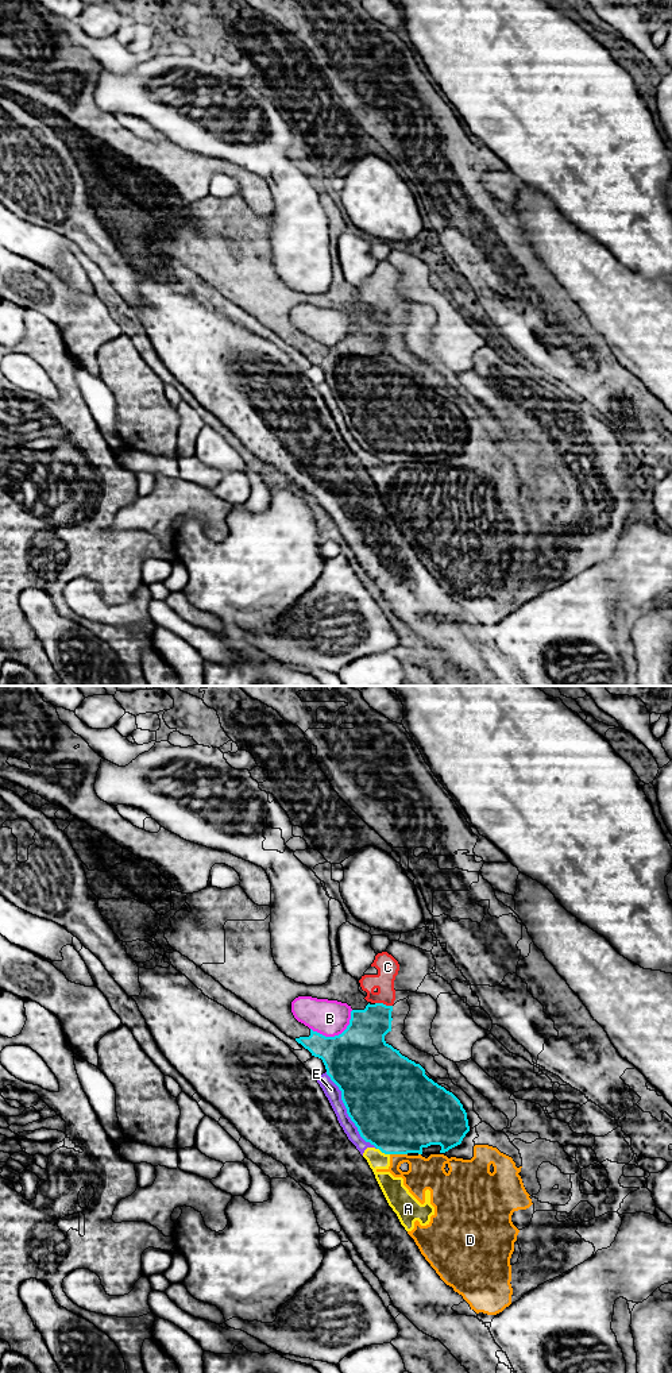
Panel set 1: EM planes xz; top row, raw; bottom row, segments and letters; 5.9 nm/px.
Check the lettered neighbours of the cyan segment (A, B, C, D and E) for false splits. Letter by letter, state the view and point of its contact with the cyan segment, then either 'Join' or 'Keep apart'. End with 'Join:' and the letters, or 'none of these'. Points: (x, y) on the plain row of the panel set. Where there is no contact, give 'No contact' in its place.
A: Touches cyan at xz (383, 461). Keep apart
B: Touches cyan at xz (336, 344). Keep apart
C: Touches cyan at xz (382, 312). Keep apart
D: Touches cyan at xz (398, 462). Keep apart
E: Touches cyan at xz (347, 421). Keep apart
Join: none of these

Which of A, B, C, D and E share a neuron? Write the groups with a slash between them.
A B C D E

